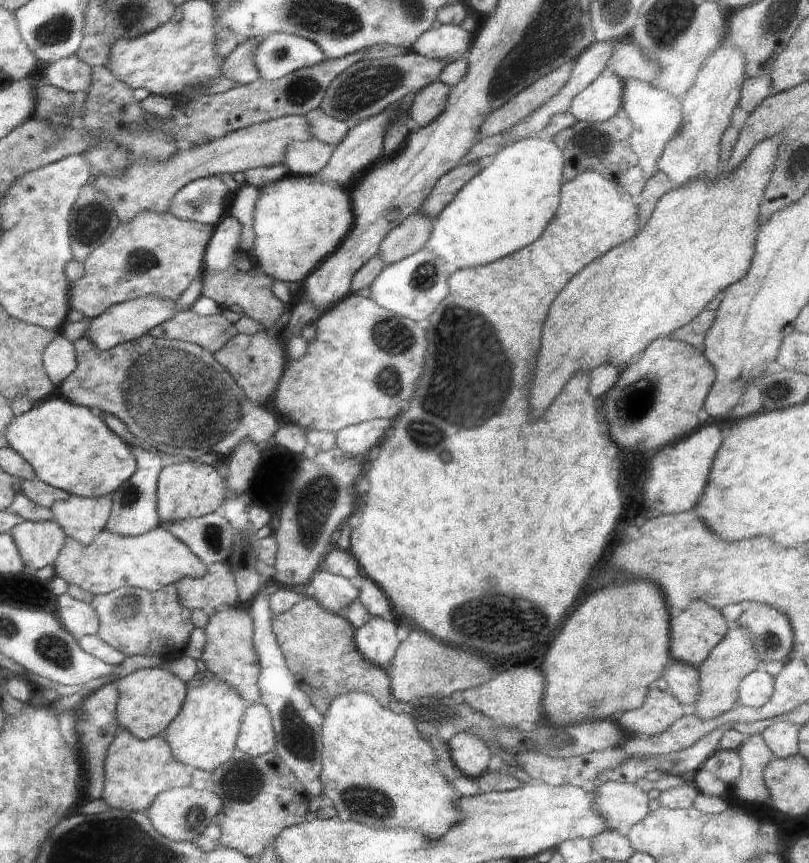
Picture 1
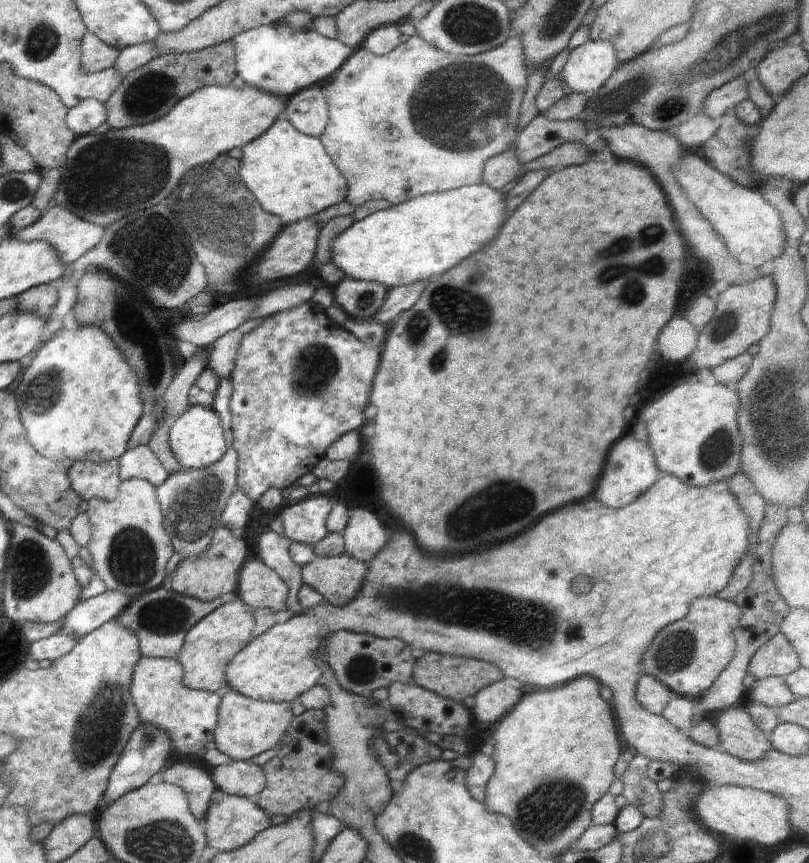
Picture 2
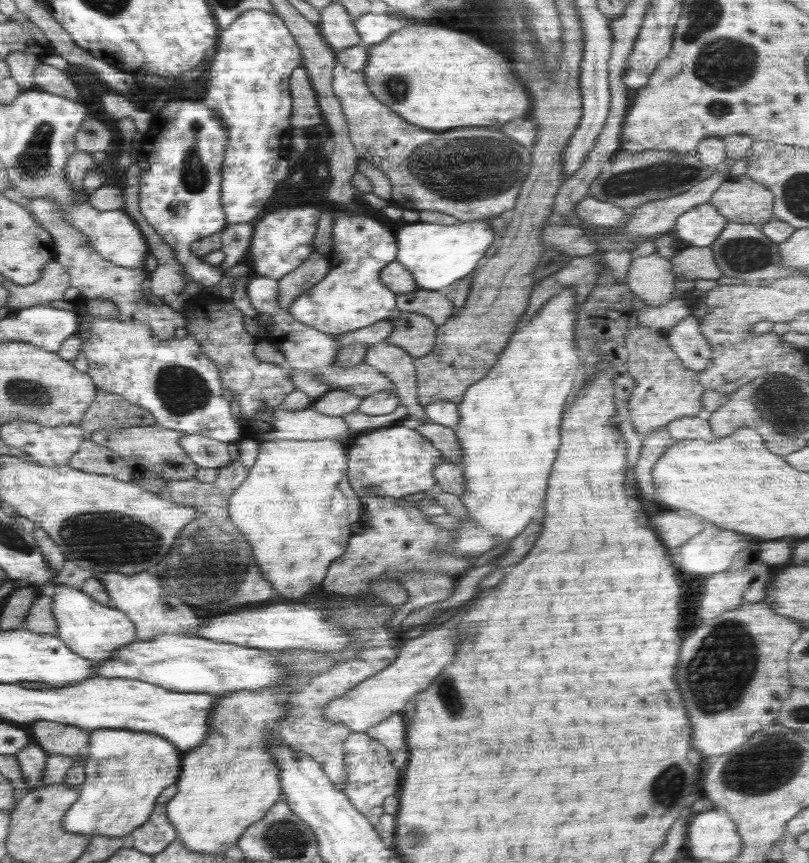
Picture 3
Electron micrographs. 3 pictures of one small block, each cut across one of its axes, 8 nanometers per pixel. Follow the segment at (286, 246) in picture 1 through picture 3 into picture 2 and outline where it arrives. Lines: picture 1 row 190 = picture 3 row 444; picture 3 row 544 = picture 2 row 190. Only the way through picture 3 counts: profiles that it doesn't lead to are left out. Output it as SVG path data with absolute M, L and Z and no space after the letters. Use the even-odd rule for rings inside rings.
M278 118L264 134L247 142L241 150L239 173L244 184L258 198L261 207L281 218L284 225L311 218L345 200L346 180L324 152L322 142L300 134L287 118Z

